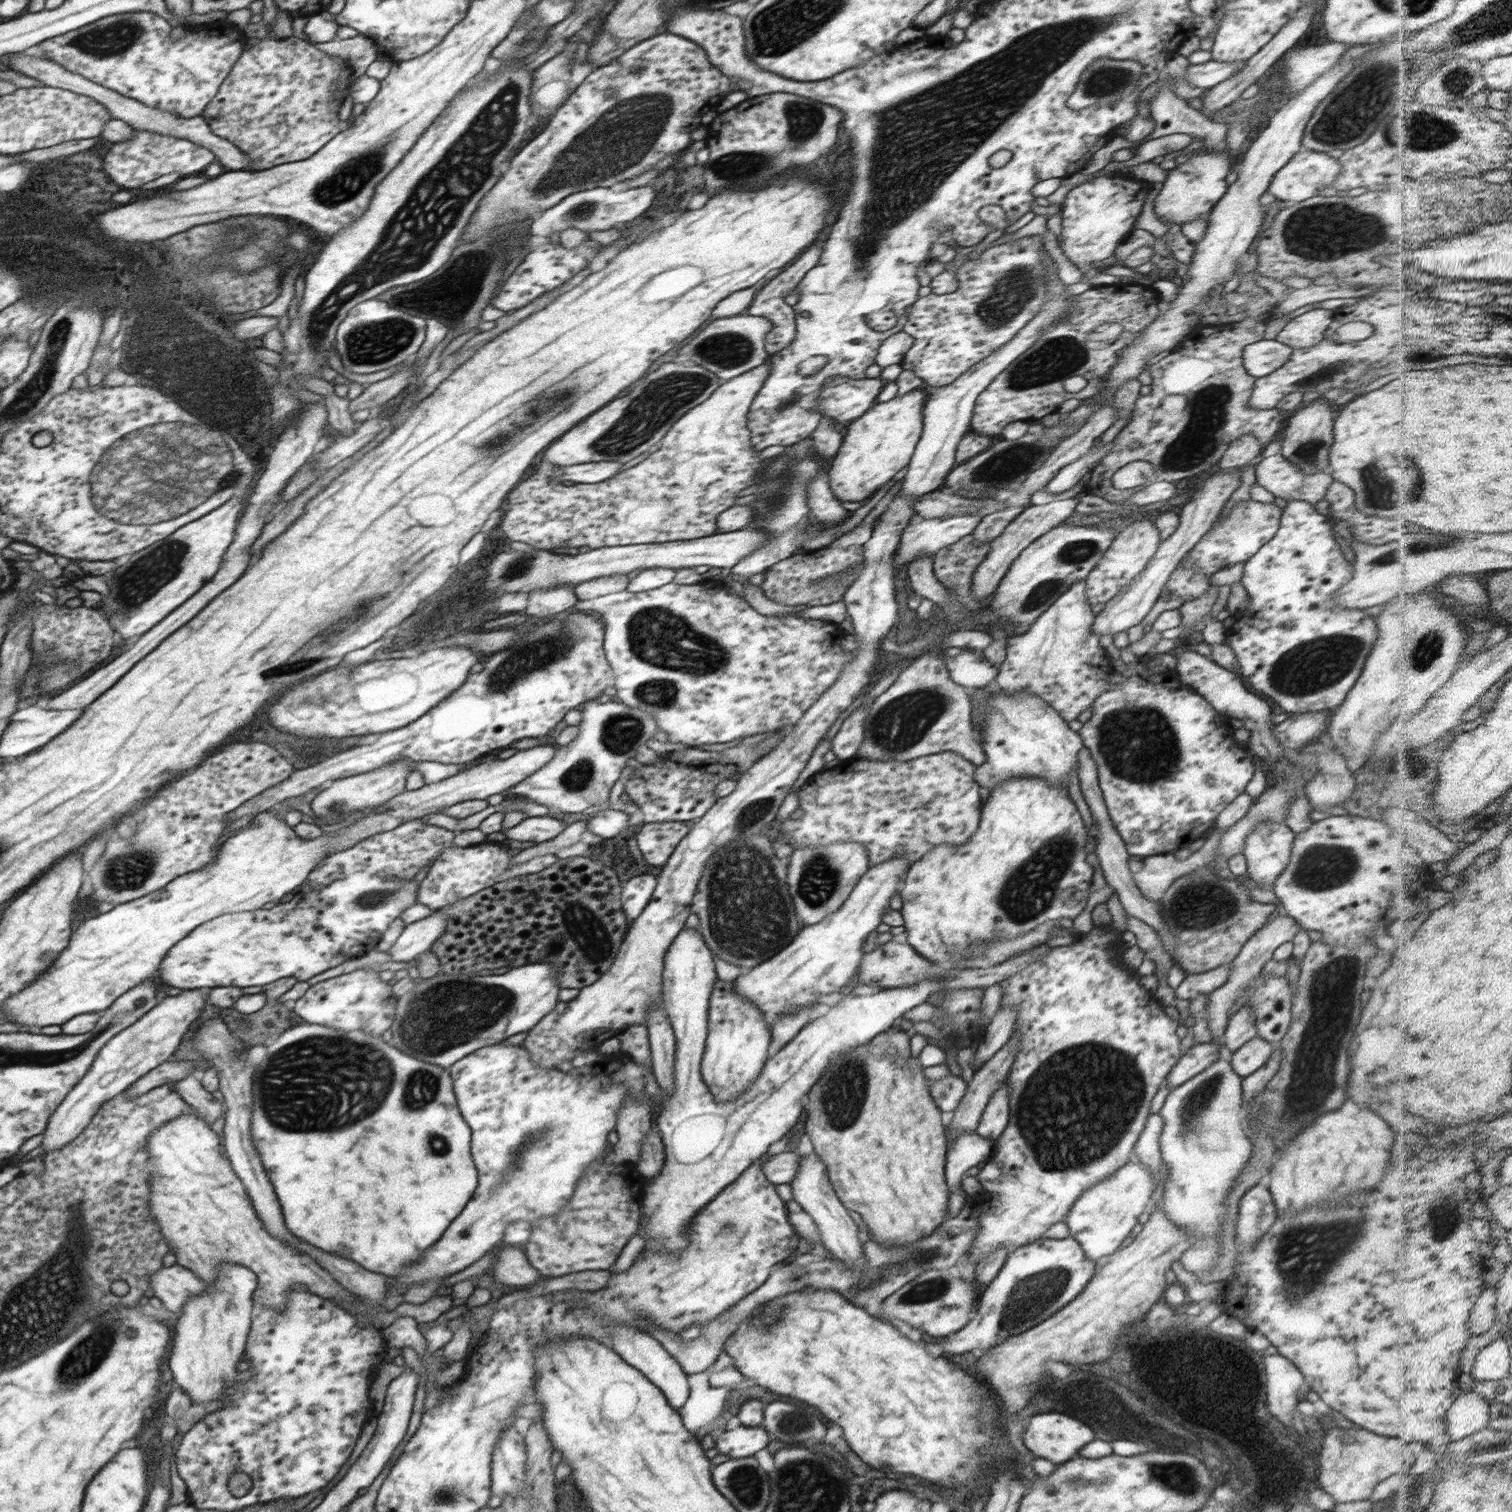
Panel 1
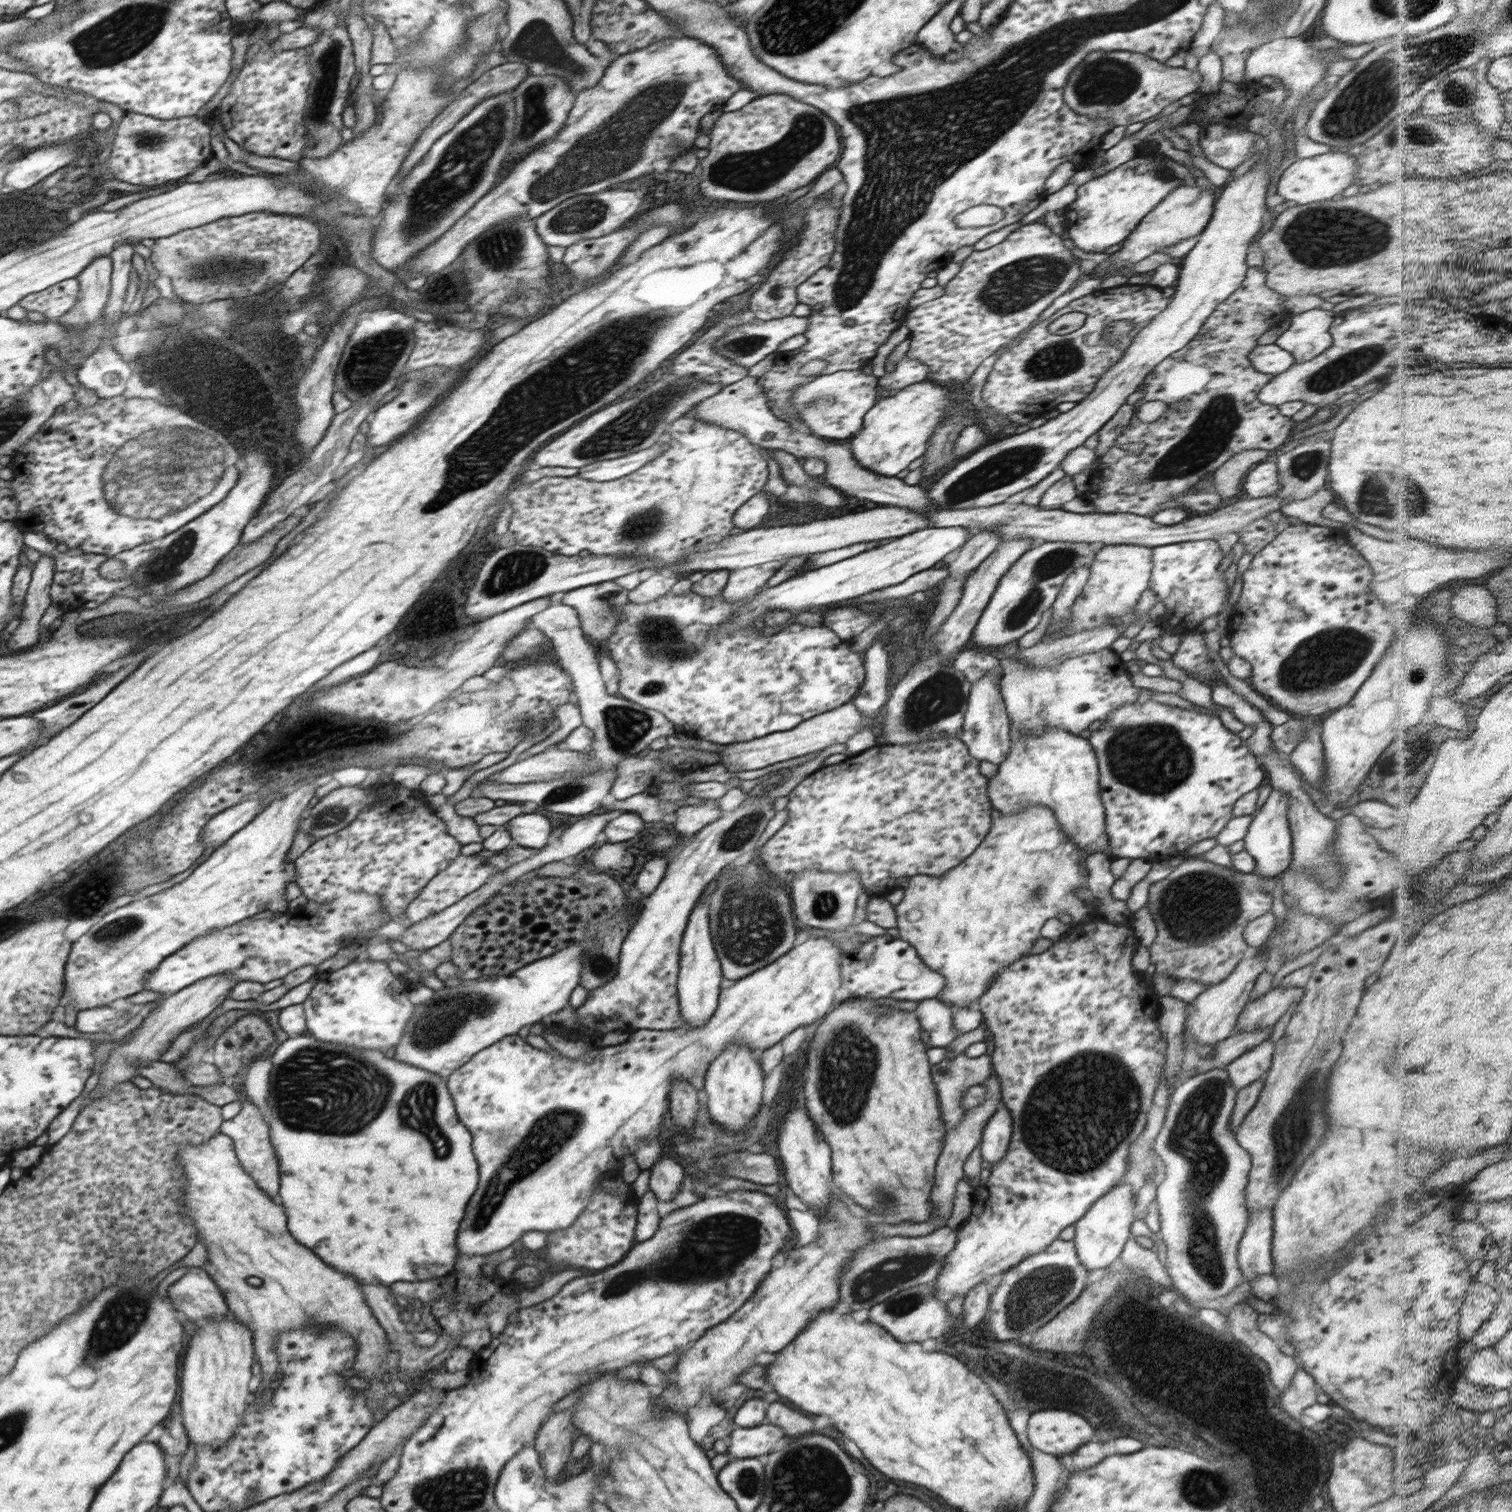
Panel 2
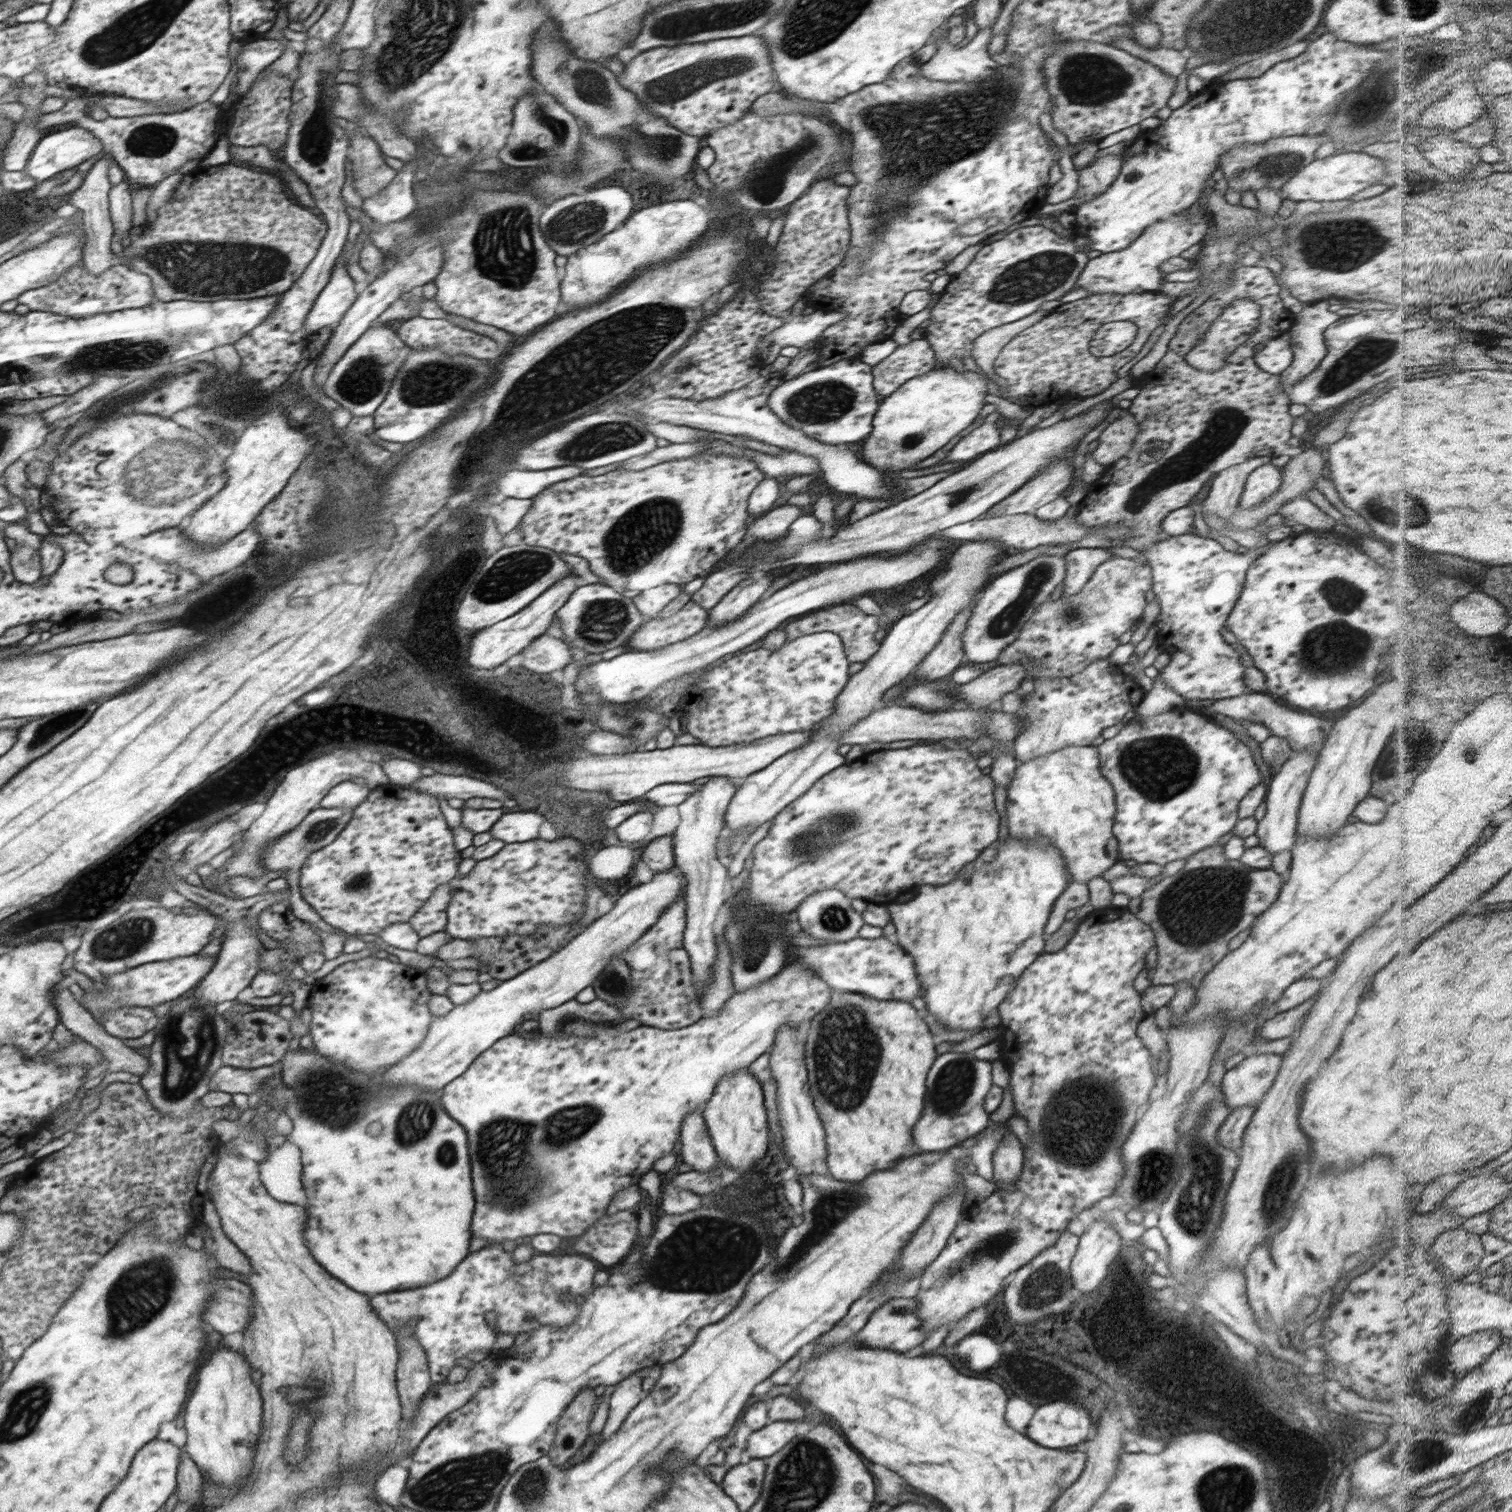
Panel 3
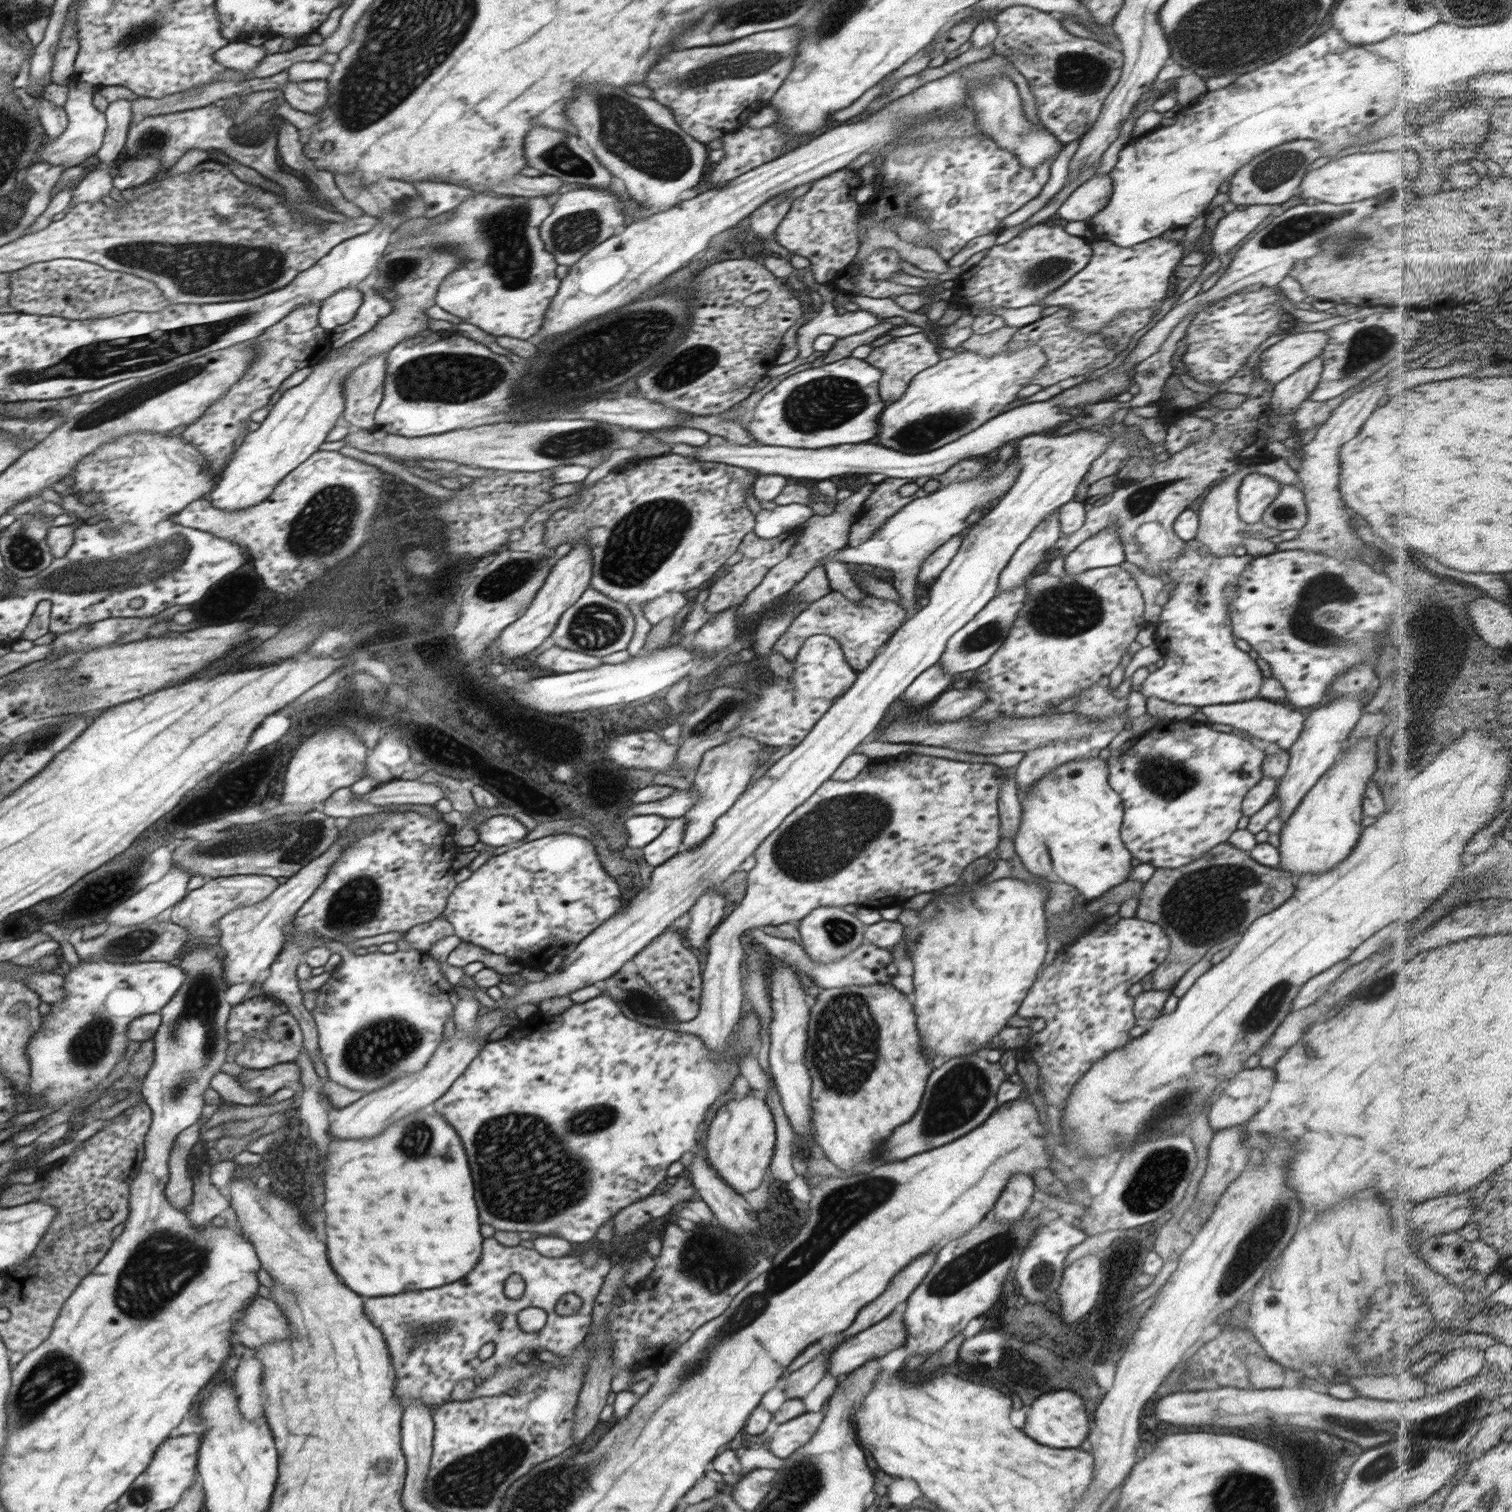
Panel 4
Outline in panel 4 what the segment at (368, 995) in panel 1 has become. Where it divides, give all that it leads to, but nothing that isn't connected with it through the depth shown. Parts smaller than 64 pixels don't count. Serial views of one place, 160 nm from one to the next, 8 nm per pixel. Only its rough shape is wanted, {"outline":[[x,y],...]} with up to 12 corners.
{"outline":[[428,951],[355,955],[316,990],[328,1078],[420,1072],[455,1006]]}

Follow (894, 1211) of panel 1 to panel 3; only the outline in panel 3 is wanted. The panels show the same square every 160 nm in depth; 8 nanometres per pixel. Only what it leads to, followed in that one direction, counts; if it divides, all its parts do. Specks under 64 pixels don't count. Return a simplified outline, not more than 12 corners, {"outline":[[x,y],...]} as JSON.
{"outline":[[832,991],[808,1024],[828,1174],[918,1154],[938,1054],[908,1001]]}

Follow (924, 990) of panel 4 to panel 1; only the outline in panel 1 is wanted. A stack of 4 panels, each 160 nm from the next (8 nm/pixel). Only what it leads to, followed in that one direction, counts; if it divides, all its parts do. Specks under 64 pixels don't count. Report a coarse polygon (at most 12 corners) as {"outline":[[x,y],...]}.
{"outline":[[1012,777],[900,892],[936,963],[1086,908],[1068,789]]}

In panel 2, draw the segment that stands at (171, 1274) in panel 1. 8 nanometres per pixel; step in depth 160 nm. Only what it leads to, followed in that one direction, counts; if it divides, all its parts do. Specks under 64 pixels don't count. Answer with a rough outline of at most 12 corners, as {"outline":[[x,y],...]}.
{"outline":[[202,1267],[167,1291],[176,1310],[202,1323],[229,1314],[224,1293]]}

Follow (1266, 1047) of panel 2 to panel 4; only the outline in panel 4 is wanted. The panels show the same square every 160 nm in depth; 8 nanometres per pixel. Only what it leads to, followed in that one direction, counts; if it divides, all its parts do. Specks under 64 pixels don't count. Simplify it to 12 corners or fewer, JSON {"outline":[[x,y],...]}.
{"outline":[[1244,1068],[1210,1106],[1215,1132],[1244,1125],[1267,1103],[1275,1069]]}

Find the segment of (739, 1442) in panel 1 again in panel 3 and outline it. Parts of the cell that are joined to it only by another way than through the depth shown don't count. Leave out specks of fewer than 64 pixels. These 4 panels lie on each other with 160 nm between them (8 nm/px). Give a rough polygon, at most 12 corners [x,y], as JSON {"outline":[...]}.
{"outline":[[796,1421],[770,1422],[748,1438],[752,1458],[776,1454],[796,1436]]}

